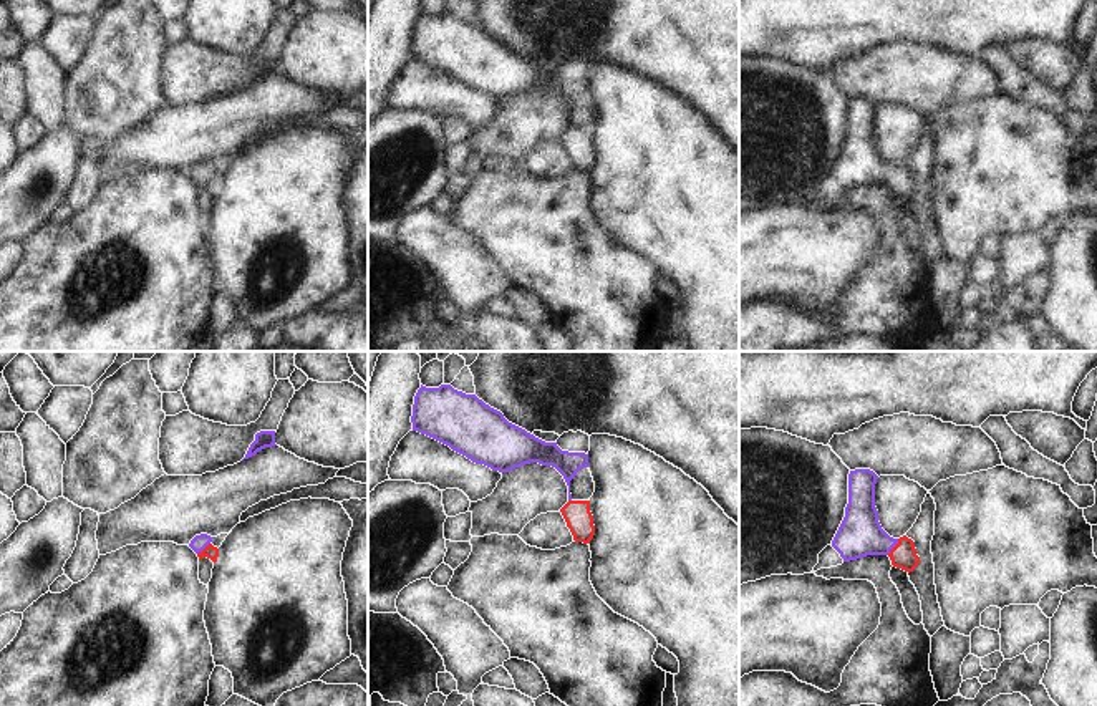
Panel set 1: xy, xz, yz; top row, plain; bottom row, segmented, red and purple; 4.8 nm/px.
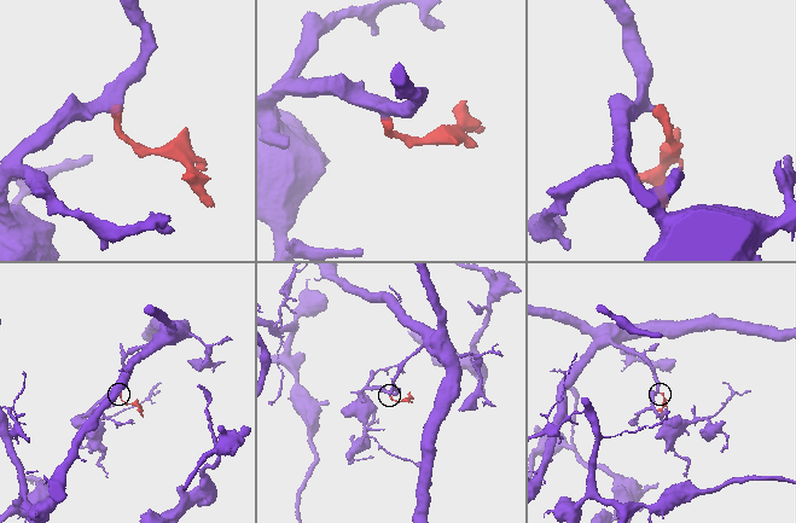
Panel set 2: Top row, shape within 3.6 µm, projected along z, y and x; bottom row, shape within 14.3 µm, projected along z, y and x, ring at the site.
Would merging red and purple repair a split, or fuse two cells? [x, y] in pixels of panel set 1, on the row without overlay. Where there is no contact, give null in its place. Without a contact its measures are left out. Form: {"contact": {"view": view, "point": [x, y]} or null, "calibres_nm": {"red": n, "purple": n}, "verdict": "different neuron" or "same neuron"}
{"contact": {"view": "yz", "point": [894, 176]}, "calibres_nm": {"red": 130, "purple": 220}, "verdict": "same neuron"}

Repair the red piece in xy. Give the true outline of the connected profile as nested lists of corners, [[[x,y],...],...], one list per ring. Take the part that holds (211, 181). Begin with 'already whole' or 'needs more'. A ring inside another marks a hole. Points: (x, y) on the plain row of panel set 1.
needs more | [[[201,162],[191,169],[189,176],[197,182],[199,189],[207,186],[214,192],[217,191],[219,177],[210,172],[212,167],[214,166],[207,164],[207,162]]]

